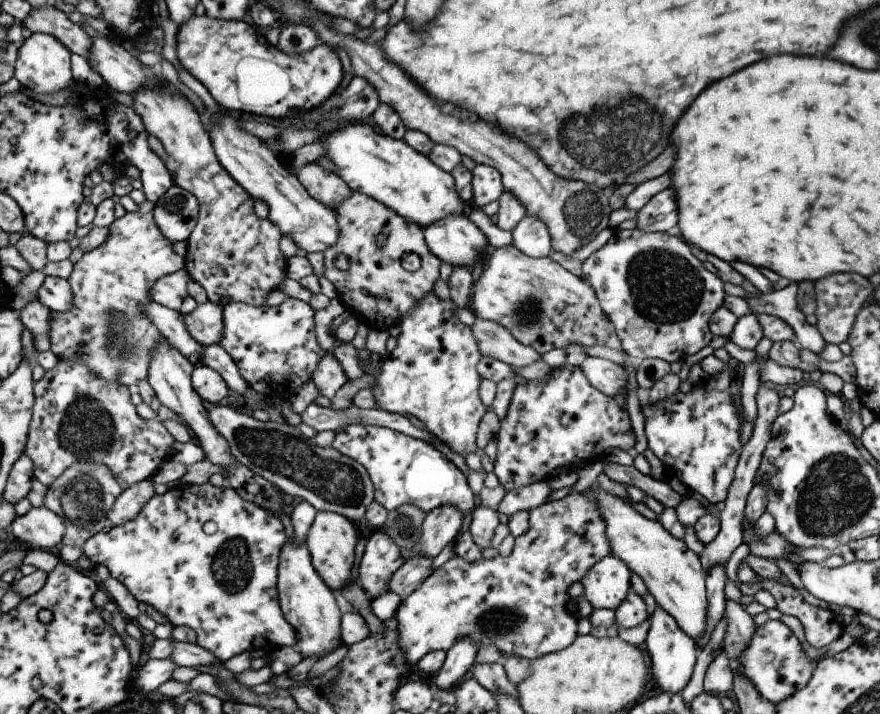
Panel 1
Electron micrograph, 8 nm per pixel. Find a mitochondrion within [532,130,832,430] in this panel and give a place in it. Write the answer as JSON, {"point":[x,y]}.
{"point":[662,285]}

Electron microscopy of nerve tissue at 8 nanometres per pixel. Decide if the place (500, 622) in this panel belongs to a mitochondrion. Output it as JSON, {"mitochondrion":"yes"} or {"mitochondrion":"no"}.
{"mitochondrion":"yes"}

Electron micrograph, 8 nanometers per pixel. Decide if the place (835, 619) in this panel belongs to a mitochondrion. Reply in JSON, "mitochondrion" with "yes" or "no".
{"mitochondrion":"no"}

